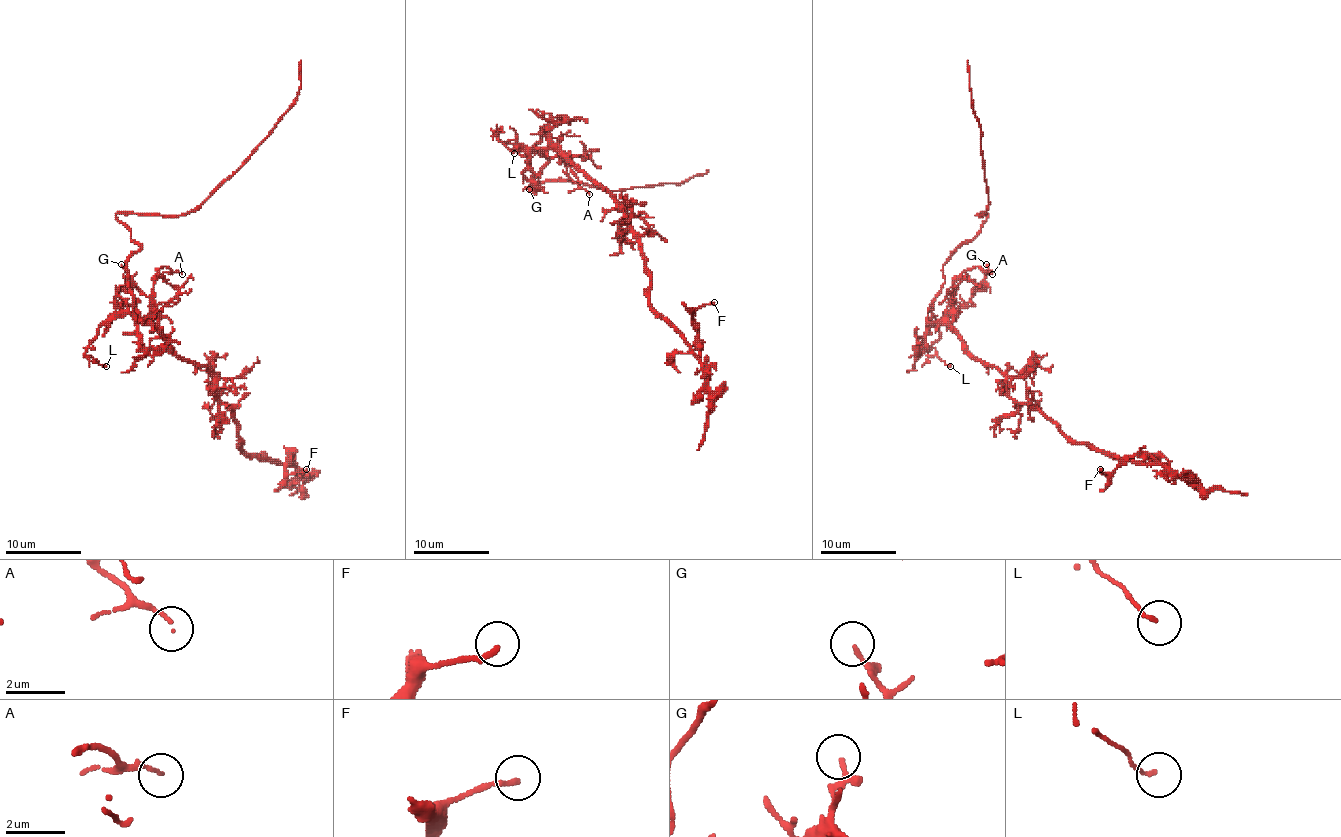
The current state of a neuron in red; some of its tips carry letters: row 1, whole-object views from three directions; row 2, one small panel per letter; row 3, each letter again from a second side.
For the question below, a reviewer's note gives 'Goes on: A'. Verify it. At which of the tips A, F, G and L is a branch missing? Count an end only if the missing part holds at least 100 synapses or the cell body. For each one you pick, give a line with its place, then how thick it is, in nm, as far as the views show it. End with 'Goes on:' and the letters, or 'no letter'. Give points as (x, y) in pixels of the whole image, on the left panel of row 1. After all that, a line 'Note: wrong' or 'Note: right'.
Goes on: no letter
Note: wrong

